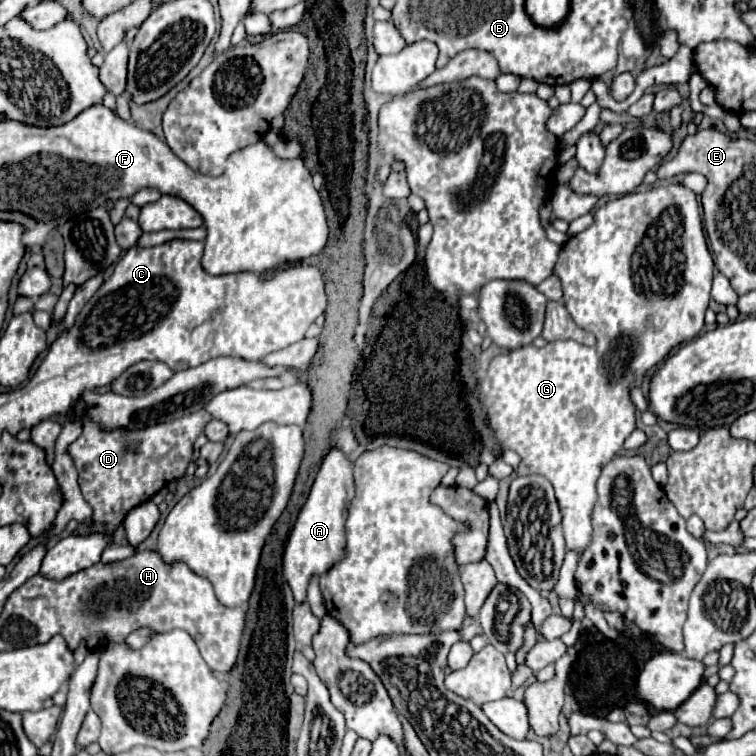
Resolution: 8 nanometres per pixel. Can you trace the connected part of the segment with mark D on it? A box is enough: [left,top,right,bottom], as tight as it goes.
[68,411,210,535]

